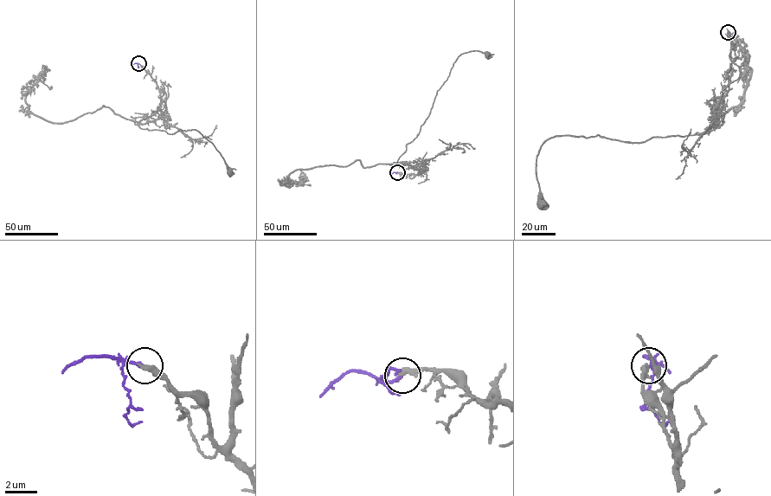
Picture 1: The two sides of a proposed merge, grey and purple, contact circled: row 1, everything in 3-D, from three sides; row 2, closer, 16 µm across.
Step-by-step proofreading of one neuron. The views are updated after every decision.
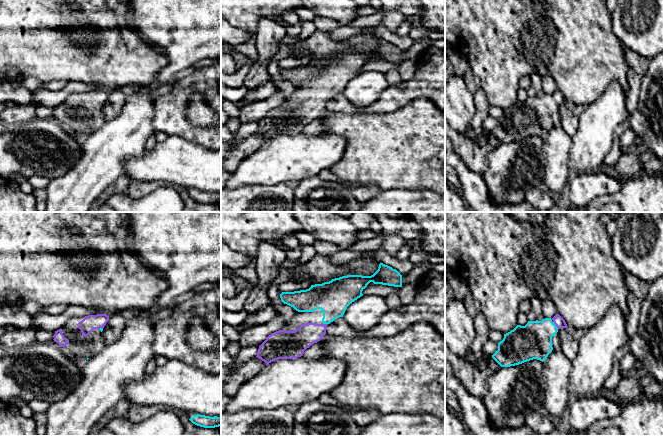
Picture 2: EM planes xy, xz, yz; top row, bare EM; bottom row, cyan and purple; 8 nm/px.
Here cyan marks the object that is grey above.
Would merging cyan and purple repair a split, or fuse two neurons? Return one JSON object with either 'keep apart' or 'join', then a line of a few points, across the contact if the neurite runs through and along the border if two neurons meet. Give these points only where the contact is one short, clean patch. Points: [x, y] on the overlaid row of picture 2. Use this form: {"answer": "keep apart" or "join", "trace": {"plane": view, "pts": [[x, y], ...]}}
{"answer": "join", "trace": {"plane": "yz", "pts": [[534, 340], [544, 330], [555, 325], [560, 323]]}}

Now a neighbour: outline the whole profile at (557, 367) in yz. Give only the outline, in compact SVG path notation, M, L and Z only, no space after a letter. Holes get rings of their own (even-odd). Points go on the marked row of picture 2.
M557 348L542 363L545 378L544 407L551 418L559 418L573 398L569 390L572 361Z

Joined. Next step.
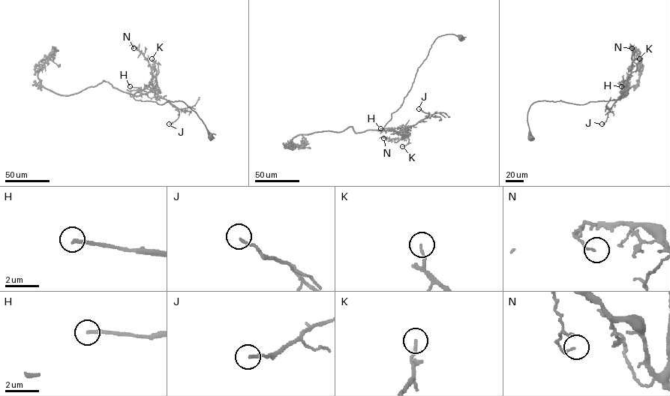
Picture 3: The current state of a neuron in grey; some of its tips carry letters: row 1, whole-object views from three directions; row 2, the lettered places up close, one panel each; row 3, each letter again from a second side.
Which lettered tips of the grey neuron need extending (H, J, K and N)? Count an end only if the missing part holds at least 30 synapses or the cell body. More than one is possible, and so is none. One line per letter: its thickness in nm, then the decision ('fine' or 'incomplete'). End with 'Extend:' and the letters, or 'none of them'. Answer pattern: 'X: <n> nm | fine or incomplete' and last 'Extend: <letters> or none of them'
H: 200 nm | fine
J: 140 nm | fine
K: 130 nm | fine
N: 110 nm | fine
Extend: none of them

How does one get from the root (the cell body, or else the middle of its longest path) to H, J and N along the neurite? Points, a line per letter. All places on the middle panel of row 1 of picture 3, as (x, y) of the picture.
H: (461, 37), (446, 34), (435, 40), (417, 69), (402, 104), (392, 114), (383, 130), (390, 128), (380, 128)
J: (461, 37), (446, 34), (435, 40), (383, 129), (401, 131), (416, 124), (429, 114), (419, 109)
N: (461, 37), (446, 34), (435, 40), (402, 104), (383, 128), (395, 130), (402, 137), (383, 138)

